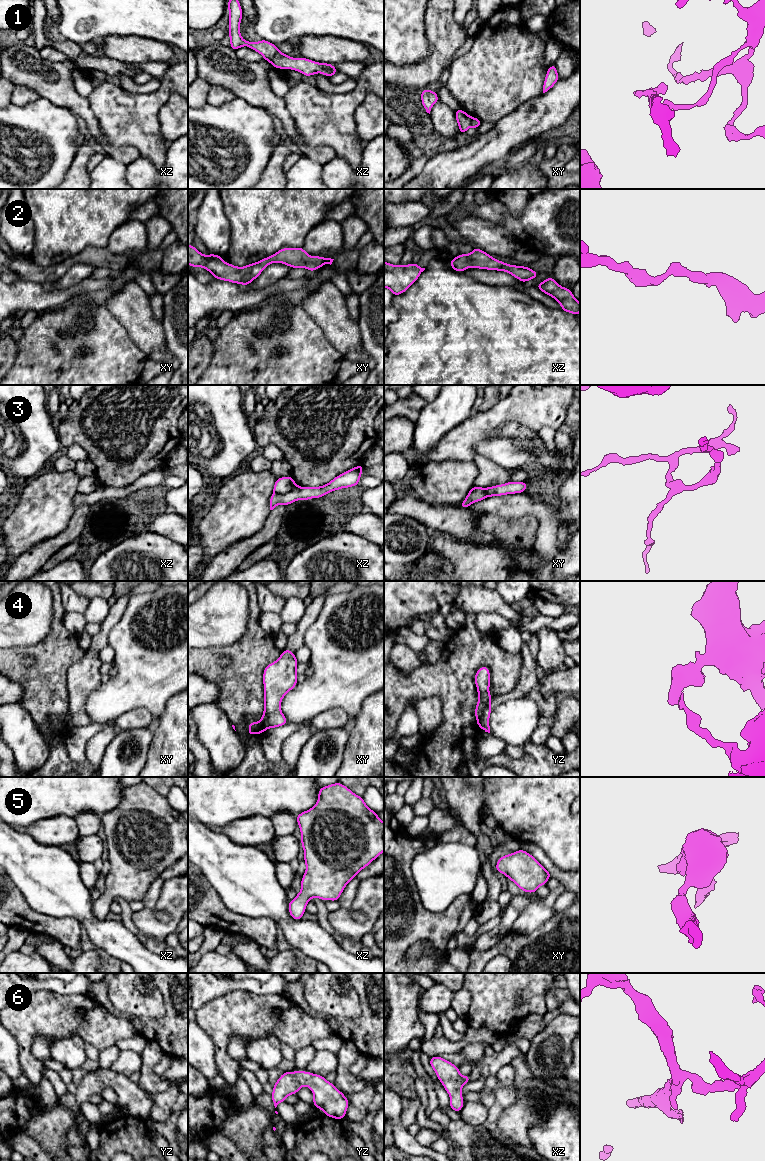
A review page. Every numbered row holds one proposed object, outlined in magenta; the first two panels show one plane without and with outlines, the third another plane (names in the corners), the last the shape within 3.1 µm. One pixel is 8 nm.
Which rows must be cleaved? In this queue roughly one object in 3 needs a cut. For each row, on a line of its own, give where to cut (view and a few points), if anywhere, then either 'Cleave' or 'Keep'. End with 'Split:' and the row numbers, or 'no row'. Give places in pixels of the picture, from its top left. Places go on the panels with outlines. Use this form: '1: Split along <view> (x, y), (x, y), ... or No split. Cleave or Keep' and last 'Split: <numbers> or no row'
1: Split along xz (278, 50), (270, 61). Cleave
2: No split. Keep
3: Split along xz (298, 486), (285, 493), (274, 493). Cleave
4: Split along yz (489, 705), (483, 712), (480, 727). Cleave
5: No split. Keep
6: No split. Keep
Split: 1, 3, 4

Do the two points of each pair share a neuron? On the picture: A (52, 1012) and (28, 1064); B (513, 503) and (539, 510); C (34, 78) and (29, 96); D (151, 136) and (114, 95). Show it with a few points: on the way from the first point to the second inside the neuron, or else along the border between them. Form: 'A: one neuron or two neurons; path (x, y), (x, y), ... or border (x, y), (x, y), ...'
A: one neuron; path (39, 1025), (26, 1038), (26, 1051)
B: one neuron; path (519, 505), (533, 506)
C: two neurons; border (15, 85), (25, 85), (40, 96)
D: one neuron; path (141, 126), (120, 105)

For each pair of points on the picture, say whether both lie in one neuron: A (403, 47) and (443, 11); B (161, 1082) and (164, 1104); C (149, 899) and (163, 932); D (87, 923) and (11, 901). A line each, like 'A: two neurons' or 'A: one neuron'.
A: two neurons
B: two neurons
C: two neurons
D: two neurons

